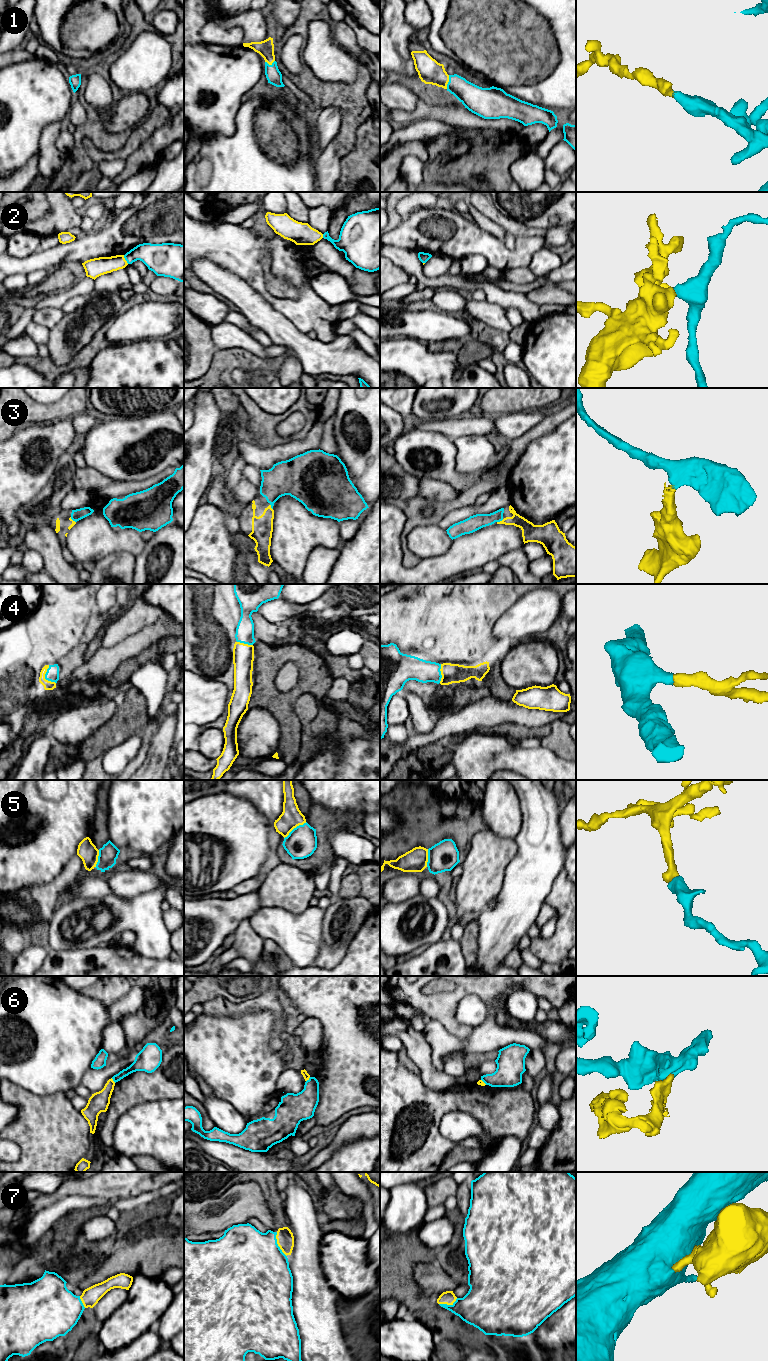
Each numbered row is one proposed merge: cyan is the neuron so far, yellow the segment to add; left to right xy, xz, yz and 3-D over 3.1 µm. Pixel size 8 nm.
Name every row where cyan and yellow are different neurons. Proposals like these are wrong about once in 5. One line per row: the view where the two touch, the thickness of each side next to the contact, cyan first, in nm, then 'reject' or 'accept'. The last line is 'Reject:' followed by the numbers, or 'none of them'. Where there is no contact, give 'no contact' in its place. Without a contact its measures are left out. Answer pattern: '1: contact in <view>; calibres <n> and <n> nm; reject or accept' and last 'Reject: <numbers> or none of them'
1: contact in yz; calibres 200 and 190 nm; accept
2: contact in xy; calibres 220 and 150 nm; reject
3: contact in yz; calibres 120 and 130 nm; accept
4: contact in xy; calibres 110 and 80 nm; accept
5: contact in xz; calibres 240 and 170 nm; accept
6: contact in xz; calibres 220 and 50 nm; reject
7: contact in xz; calibres 500 and 140 nm; accept
Reject: 2, 6

